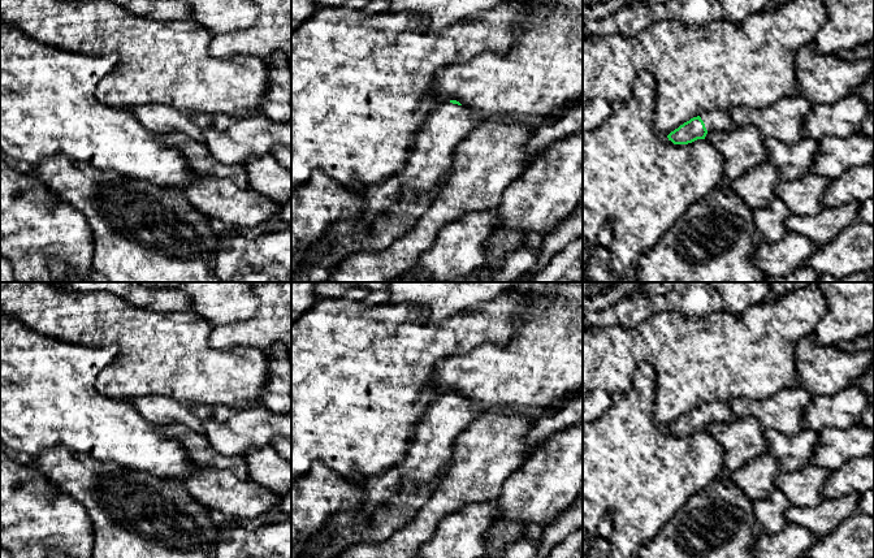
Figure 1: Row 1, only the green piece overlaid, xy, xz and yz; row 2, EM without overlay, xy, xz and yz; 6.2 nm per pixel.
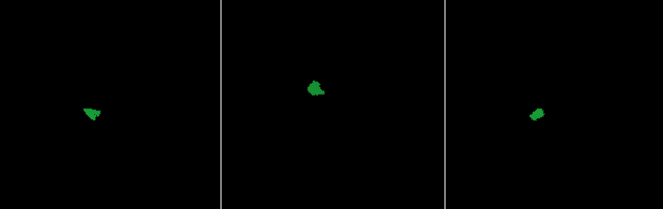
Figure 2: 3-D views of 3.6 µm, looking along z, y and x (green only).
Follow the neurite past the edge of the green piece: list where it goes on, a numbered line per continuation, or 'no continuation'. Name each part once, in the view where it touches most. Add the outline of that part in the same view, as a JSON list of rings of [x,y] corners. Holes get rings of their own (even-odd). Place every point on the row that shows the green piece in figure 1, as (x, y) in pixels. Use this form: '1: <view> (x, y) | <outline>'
1: yz (715, 121) | [[[711,109],[702,113],[700,117],[708,133],[724,133],[736,127],[727,111]]]

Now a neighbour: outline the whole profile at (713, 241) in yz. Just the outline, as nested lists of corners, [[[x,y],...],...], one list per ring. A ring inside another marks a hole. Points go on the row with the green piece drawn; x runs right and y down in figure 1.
[[[719,185],[691,204],[649,250],[631,274],[631,282],[763,282],[766,274],[752,263],[758,245],[754,211],[727,185]]]

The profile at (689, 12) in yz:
[[[639,0],[603,20],[585,21],[584,33],[585,36],[635,36],[658,21],[671,18],[684,25],[701,26],[722,20],[723,10],[718,0],[669,0],[658,4]]]

